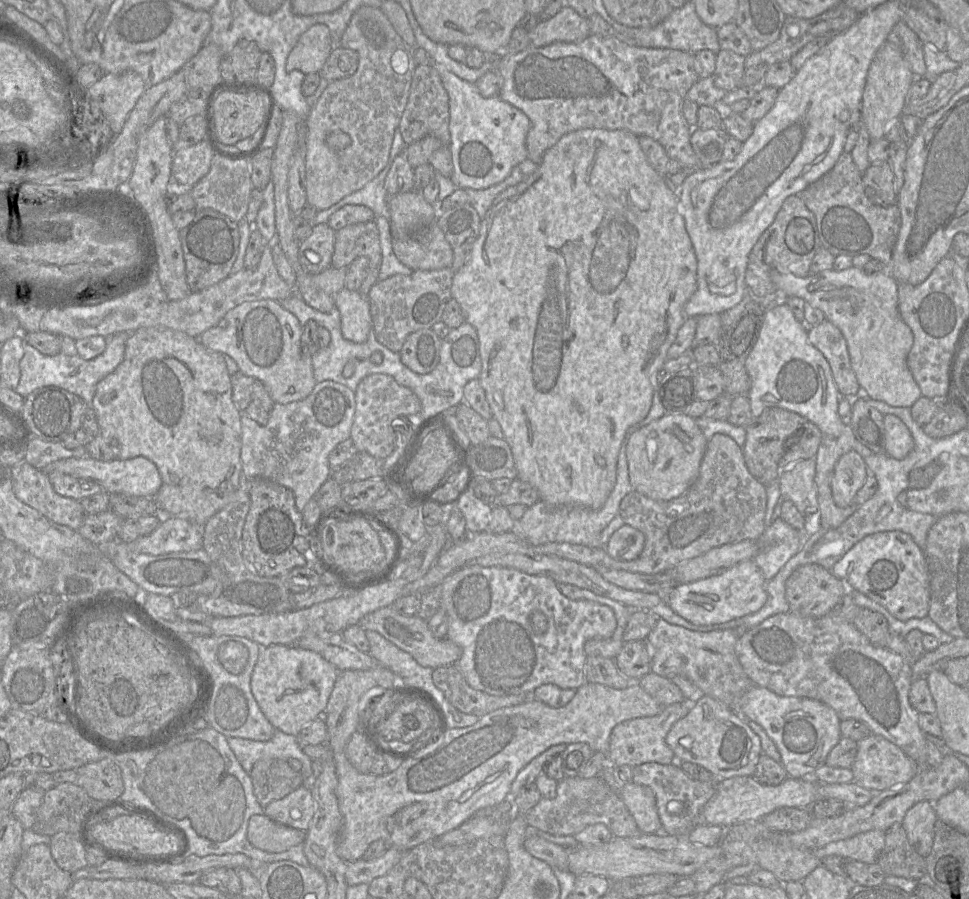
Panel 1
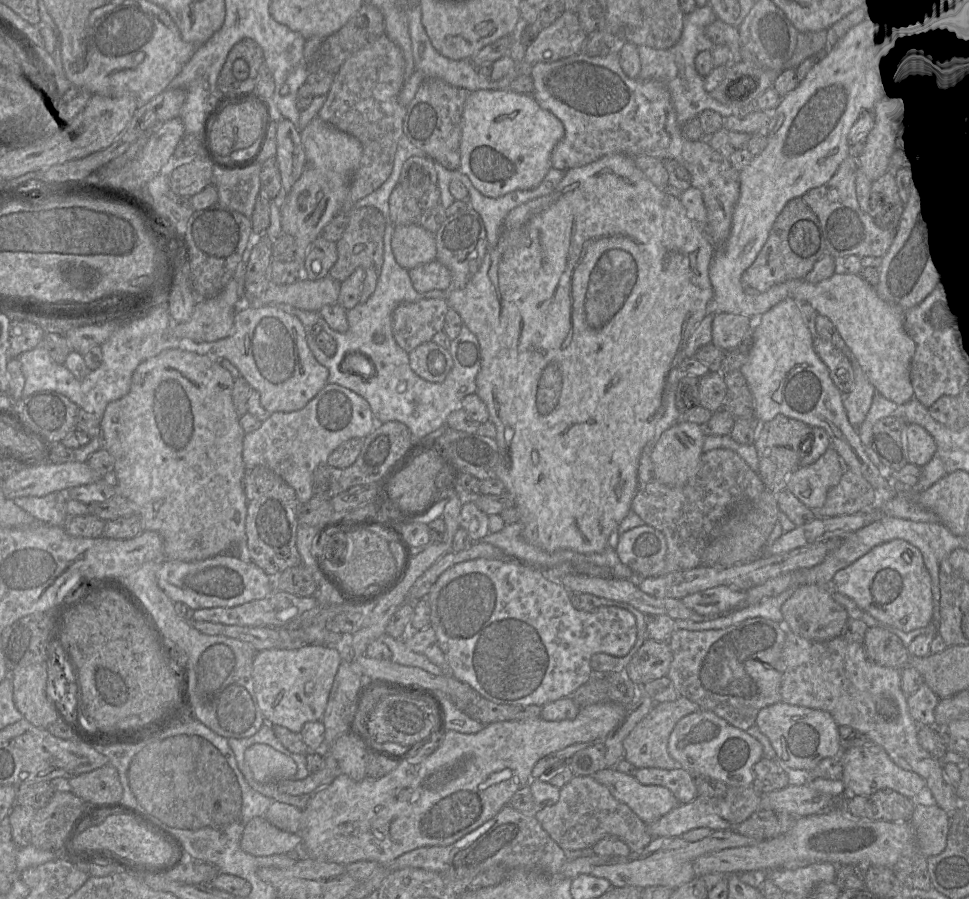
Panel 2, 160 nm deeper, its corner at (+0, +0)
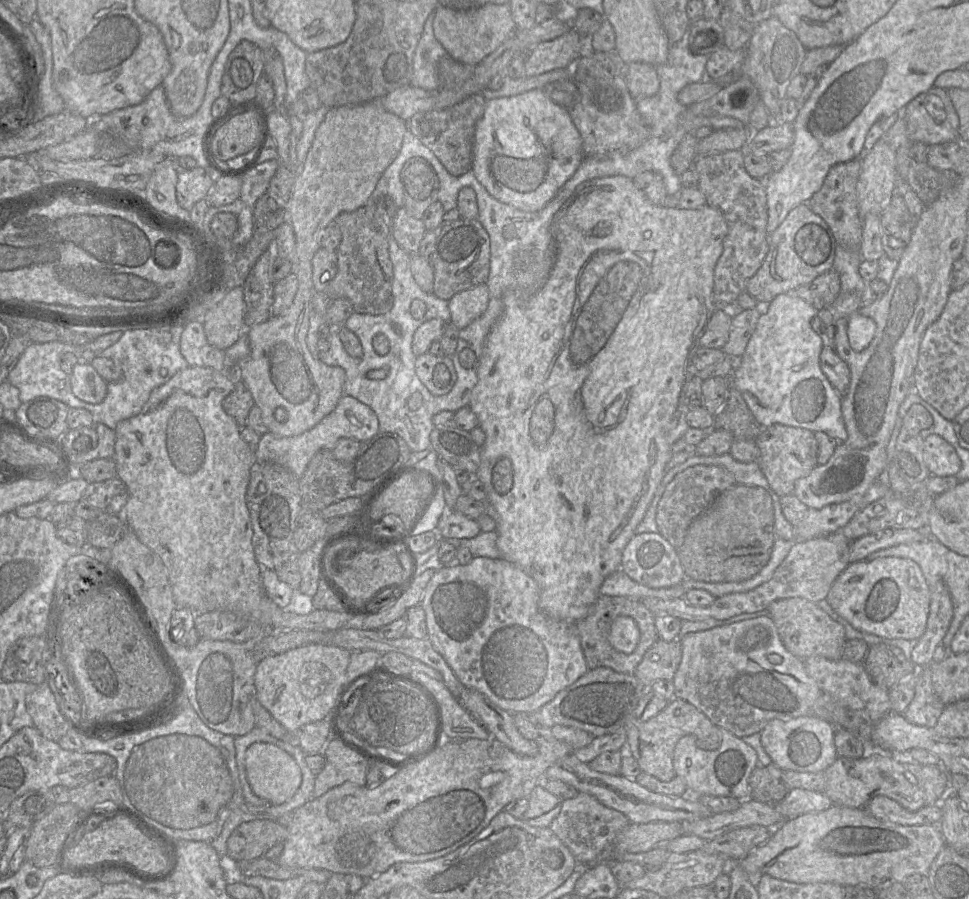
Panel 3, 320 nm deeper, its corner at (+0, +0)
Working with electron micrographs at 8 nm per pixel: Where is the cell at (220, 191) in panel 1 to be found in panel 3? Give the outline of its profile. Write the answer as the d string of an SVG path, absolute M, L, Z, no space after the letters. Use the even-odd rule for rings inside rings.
M278 159L258 163L255 168L241 177L239 199L253 208L257 200L268 191L271 178L280 166Z

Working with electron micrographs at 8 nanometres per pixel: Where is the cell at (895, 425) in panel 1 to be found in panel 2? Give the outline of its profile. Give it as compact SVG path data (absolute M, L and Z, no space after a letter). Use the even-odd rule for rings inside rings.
M908 424L905 429L908 461L920 468L931 461L937 451L933 437L921 426Z

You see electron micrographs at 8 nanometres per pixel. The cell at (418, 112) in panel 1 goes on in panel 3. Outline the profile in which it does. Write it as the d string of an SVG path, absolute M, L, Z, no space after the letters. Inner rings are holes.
M475 93L451 107L417 113L406 121L407 130L436 155L450 174L463 175L472 169L475 127L486 101L482 93Z

